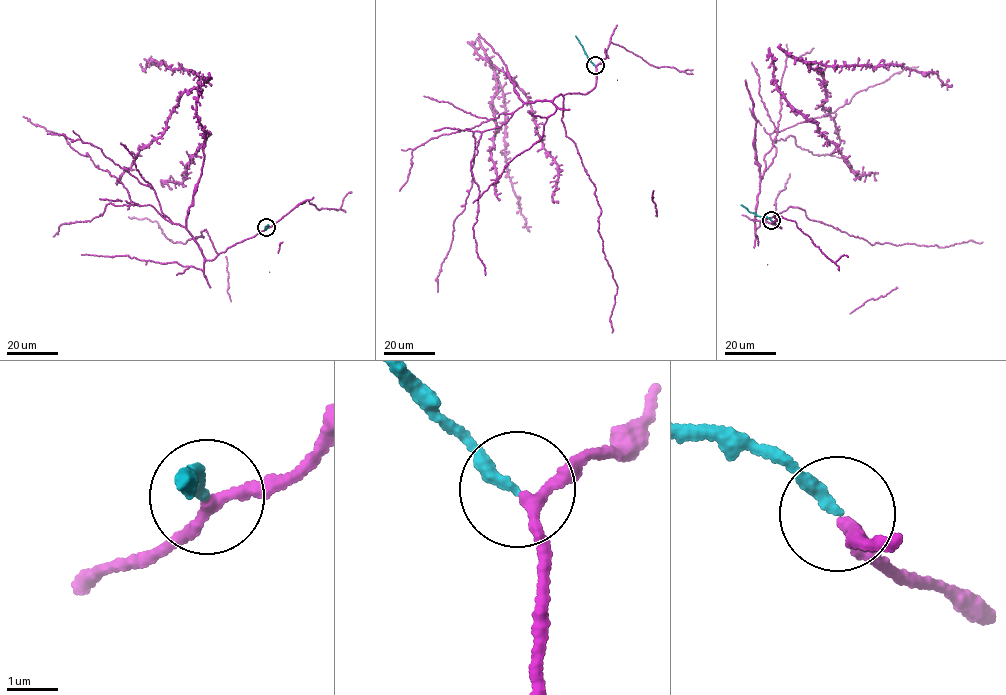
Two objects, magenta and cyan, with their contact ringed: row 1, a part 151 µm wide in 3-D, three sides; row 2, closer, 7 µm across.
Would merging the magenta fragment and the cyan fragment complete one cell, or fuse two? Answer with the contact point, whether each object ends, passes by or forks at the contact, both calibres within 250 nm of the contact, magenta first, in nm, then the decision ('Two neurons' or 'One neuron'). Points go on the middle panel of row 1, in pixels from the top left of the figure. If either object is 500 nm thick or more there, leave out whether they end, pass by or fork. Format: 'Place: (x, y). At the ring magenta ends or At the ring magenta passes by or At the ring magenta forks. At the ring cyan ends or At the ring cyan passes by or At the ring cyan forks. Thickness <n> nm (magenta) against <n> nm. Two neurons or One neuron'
Place: (595, 65). At the ring magenta passes by. At the ring cyan ends. Thickness 200 nm (magenta) against 240 nm. One neuron

